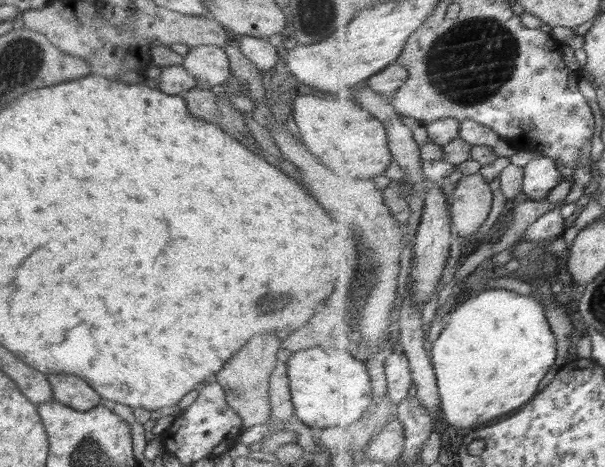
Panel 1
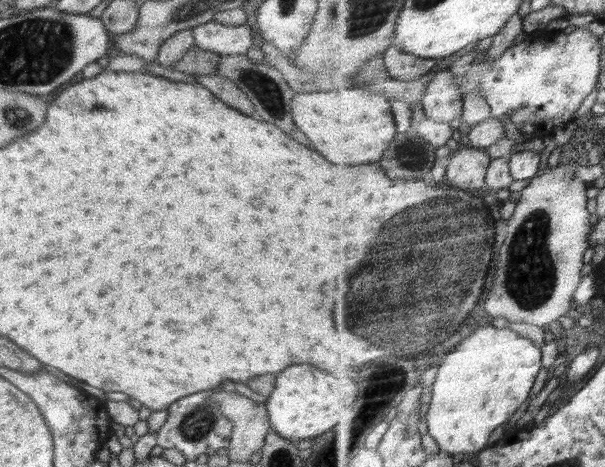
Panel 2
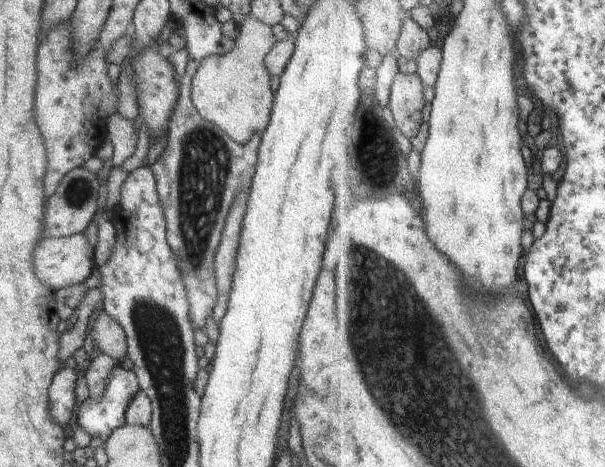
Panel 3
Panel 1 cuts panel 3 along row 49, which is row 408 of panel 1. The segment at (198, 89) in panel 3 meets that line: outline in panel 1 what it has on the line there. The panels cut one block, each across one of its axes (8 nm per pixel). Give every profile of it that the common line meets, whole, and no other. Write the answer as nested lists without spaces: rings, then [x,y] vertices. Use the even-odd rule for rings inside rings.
[[[256,334],[254,338],[246,341],[246,345],[222,367],[216,375],[217,382],[225,392],[228,406],[234,410],[241,419],[243,427],[263,425],[271,420],[272,406],[269,400],[269,382],[272,371],[278,362],[278,348],[281,347],[280,338],[276,334]]]

